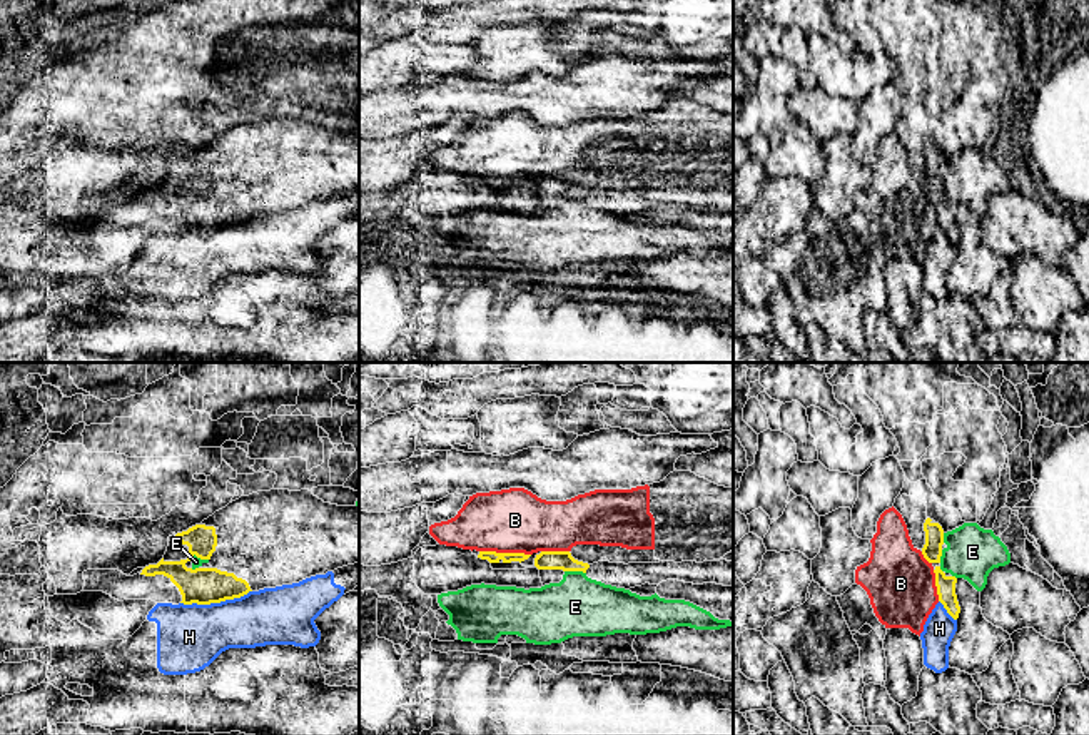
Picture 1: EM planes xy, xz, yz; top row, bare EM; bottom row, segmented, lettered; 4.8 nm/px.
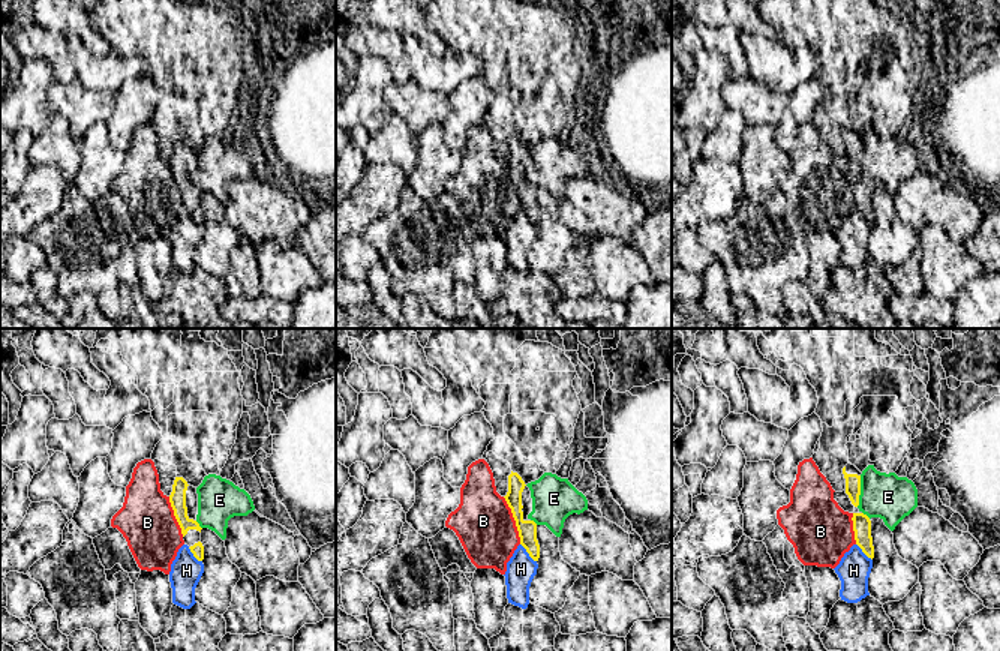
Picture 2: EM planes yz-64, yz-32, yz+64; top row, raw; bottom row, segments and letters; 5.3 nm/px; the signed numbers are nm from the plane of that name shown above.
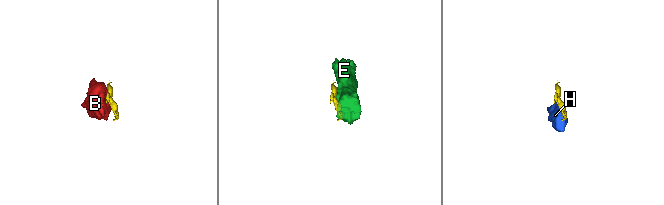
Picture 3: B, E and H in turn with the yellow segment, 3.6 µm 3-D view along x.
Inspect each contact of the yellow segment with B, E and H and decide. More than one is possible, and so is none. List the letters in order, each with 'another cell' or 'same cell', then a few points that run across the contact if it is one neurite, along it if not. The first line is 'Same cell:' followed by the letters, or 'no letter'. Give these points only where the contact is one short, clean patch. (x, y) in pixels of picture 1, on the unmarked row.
Same cell: no letter
B: another cell
E: another cell
H: another cell | xy (251, 216), (219, 228), (181, 229)

